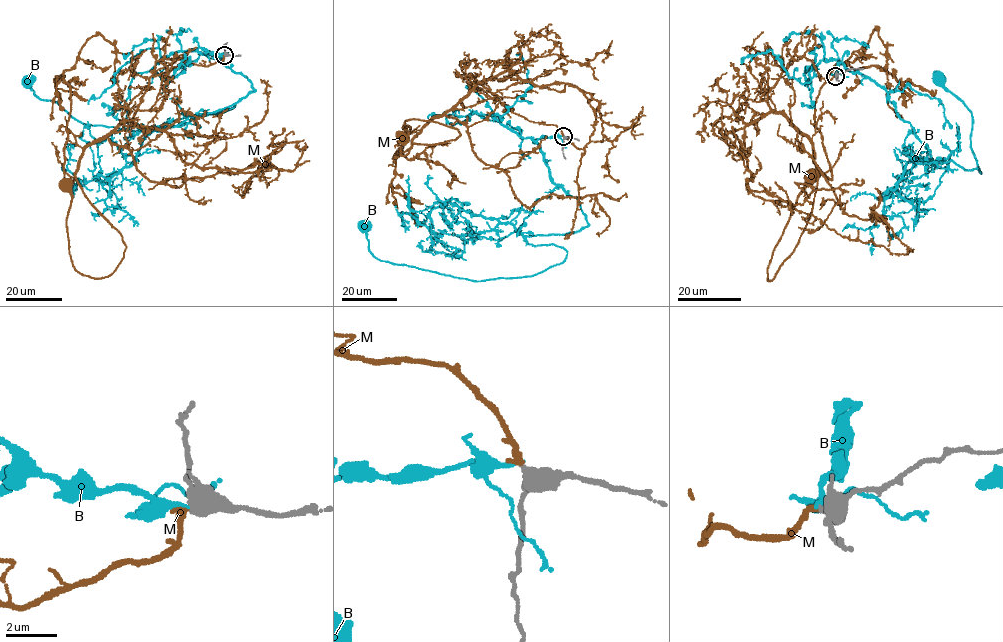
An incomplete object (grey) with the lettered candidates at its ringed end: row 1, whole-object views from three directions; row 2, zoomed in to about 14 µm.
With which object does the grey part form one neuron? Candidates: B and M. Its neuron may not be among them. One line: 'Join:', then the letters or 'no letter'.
Join: M

